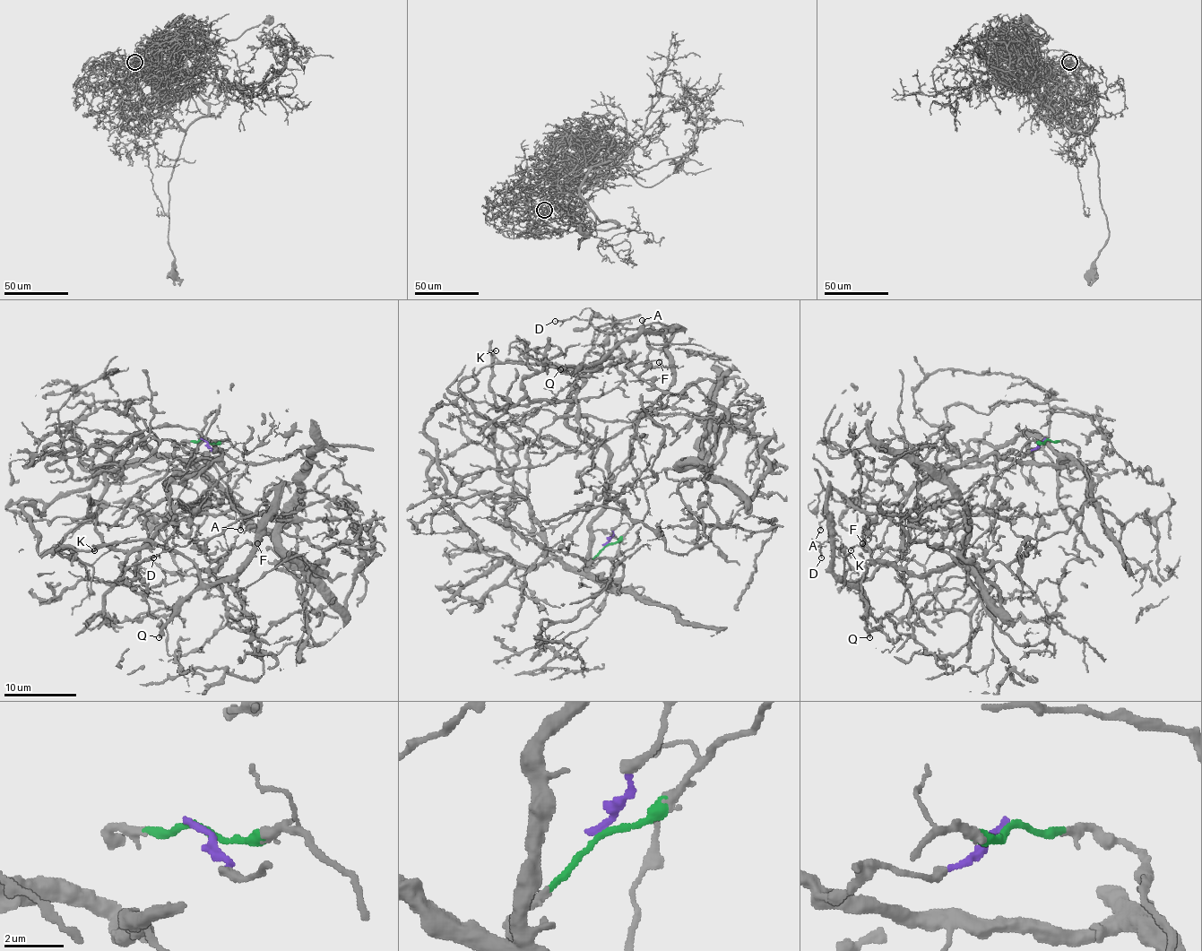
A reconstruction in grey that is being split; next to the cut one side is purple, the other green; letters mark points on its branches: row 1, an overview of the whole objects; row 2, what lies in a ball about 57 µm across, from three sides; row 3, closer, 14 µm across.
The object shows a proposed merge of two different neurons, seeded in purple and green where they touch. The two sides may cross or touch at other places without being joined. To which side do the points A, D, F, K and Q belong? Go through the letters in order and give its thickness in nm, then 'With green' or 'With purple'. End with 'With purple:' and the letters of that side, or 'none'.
A: Thickness 150 nm. With green
D: Thickness 120 nm. With green
F: Thickness 140 nm. With green
K: Thickness 160 nm. With green
Q: Thickness 420 nm. With green
With purple: none

